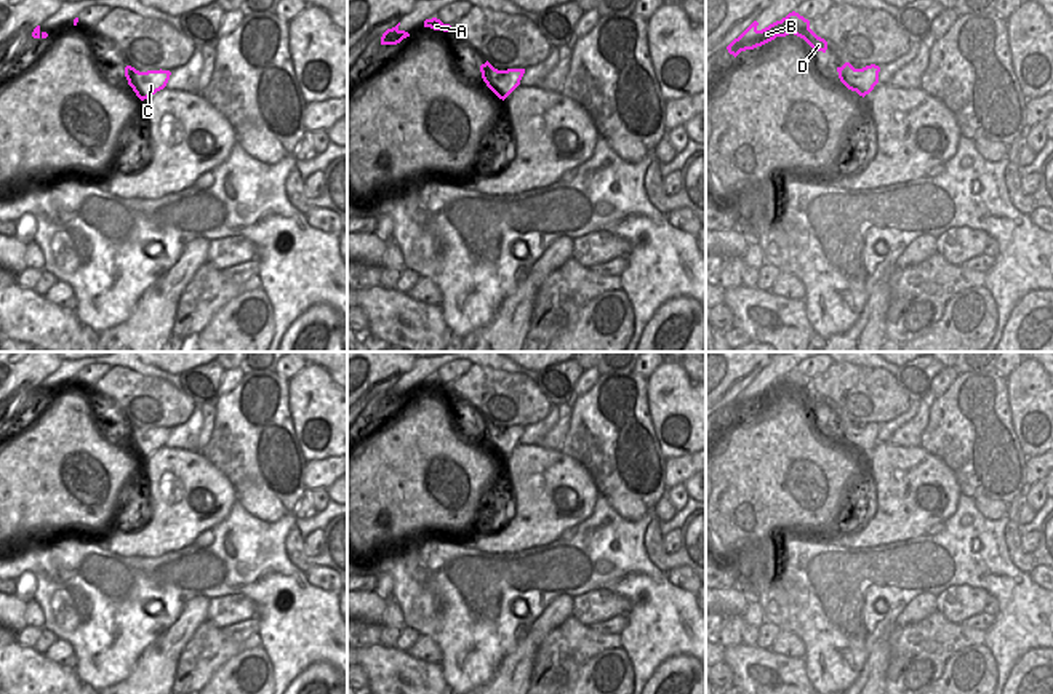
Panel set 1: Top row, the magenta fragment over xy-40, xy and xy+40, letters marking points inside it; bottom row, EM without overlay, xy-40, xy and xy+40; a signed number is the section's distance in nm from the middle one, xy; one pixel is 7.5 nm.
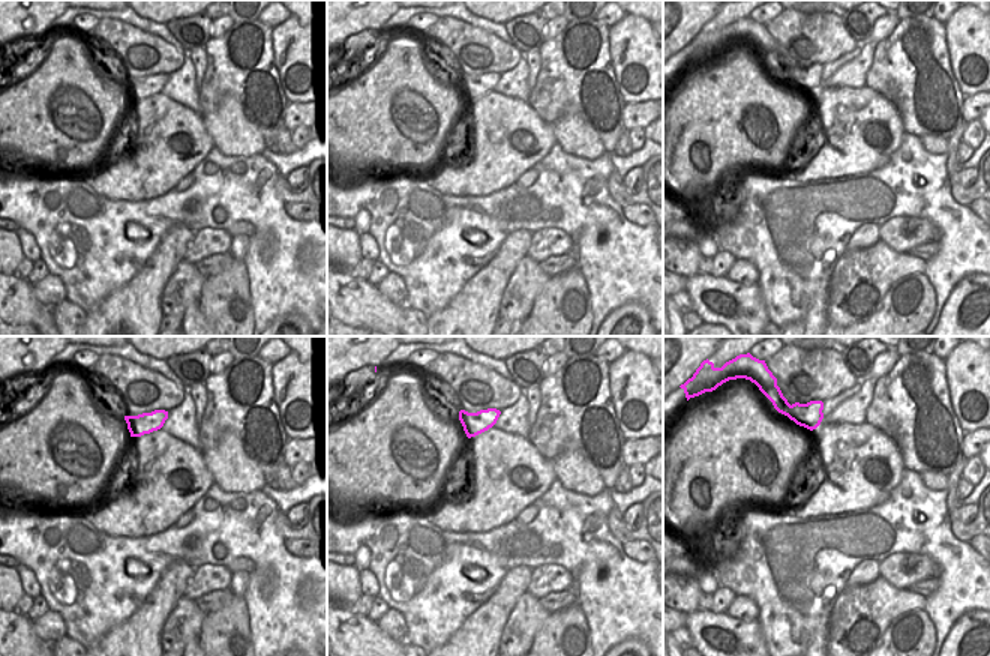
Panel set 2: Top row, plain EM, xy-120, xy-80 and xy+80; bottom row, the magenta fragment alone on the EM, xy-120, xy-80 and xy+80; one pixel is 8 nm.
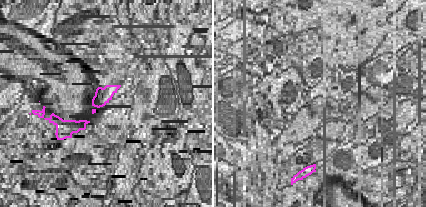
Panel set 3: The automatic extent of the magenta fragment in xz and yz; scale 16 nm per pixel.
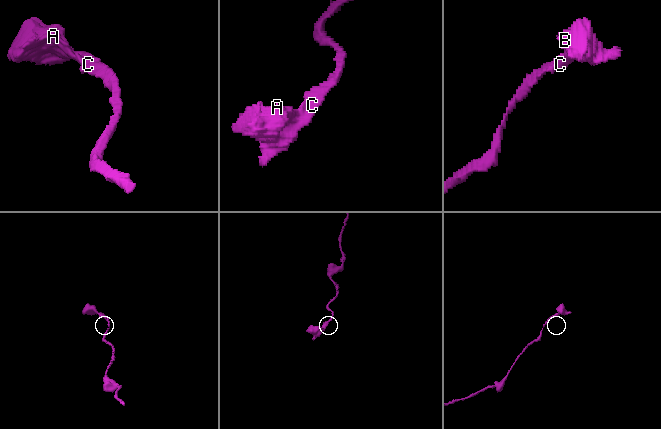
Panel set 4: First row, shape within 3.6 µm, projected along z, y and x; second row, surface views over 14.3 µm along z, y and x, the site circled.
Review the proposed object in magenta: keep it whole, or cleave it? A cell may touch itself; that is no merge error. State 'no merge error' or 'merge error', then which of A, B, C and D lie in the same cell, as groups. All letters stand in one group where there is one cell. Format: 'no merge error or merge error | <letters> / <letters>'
no merge error | A B C D

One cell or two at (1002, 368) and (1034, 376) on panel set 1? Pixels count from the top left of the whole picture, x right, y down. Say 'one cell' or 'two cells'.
two cells

